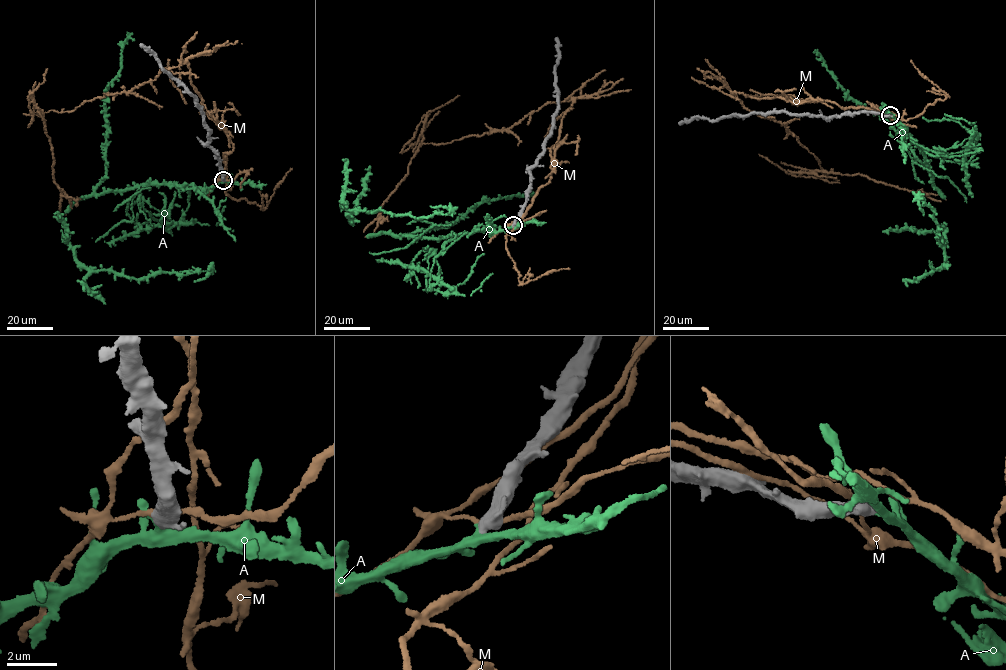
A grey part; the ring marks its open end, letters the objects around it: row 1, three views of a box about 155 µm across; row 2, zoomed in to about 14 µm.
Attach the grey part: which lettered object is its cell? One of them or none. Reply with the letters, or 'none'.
none

